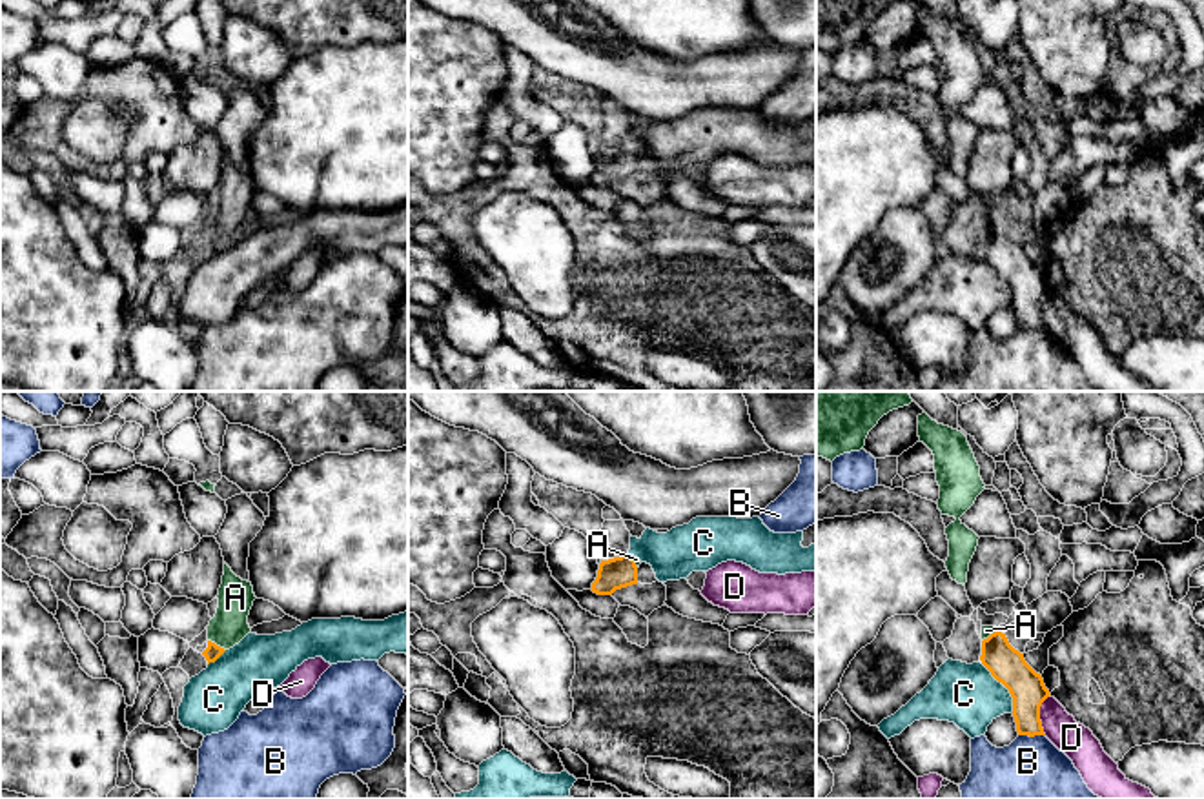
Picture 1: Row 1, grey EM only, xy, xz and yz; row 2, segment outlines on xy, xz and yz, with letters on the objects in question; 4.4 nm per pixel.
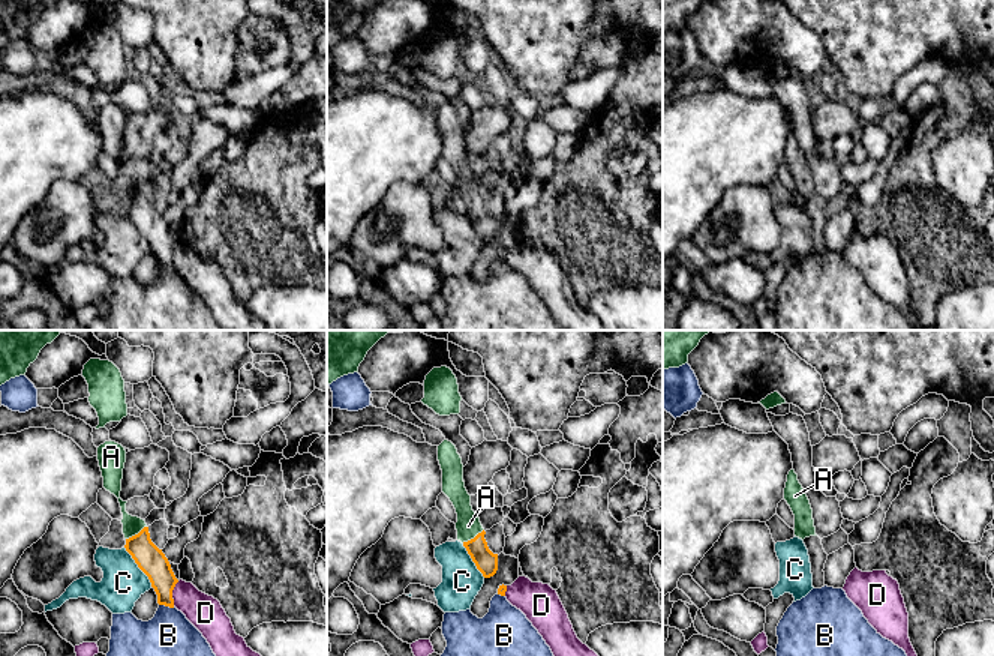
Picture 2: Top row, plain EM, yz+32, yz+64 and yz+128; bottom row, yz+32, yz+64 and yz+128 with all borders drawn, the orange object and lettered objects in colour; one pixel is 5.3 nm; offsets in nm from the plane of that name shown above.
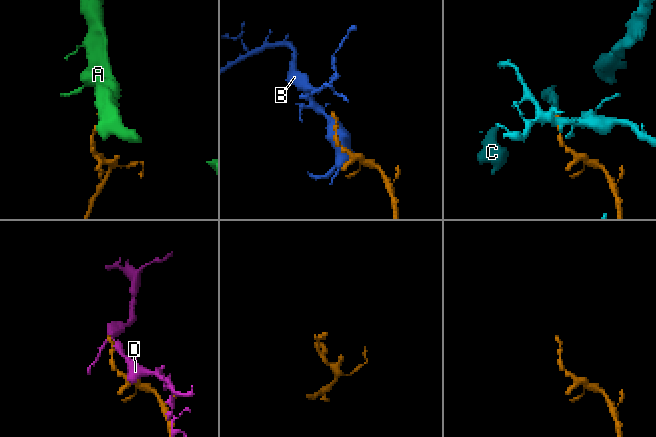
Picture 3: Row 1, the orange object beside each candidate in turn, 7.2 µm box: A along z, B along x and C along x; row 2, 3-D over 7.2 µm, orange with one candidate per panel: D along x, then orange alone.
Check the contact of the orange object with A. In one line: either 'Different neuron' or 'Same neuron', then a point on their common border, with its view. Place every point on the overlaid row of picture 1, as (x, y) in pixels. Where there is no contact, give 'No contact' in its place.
Same neuron. Touches orange at xy (215, 645)

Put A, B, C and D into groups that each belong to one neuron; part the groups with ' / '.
A / B / C / D

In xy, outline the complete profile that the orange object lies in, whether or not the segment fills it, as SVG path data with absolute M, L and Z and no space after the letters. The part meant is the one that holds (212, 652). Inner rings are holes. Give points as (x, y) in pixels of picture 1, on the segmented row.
M224 562L217 599L219 608L208 626L208 648L202 652L208 664L215 662L226 650L239 644L251 632L248 615L257 597L251 582L237 577Z

